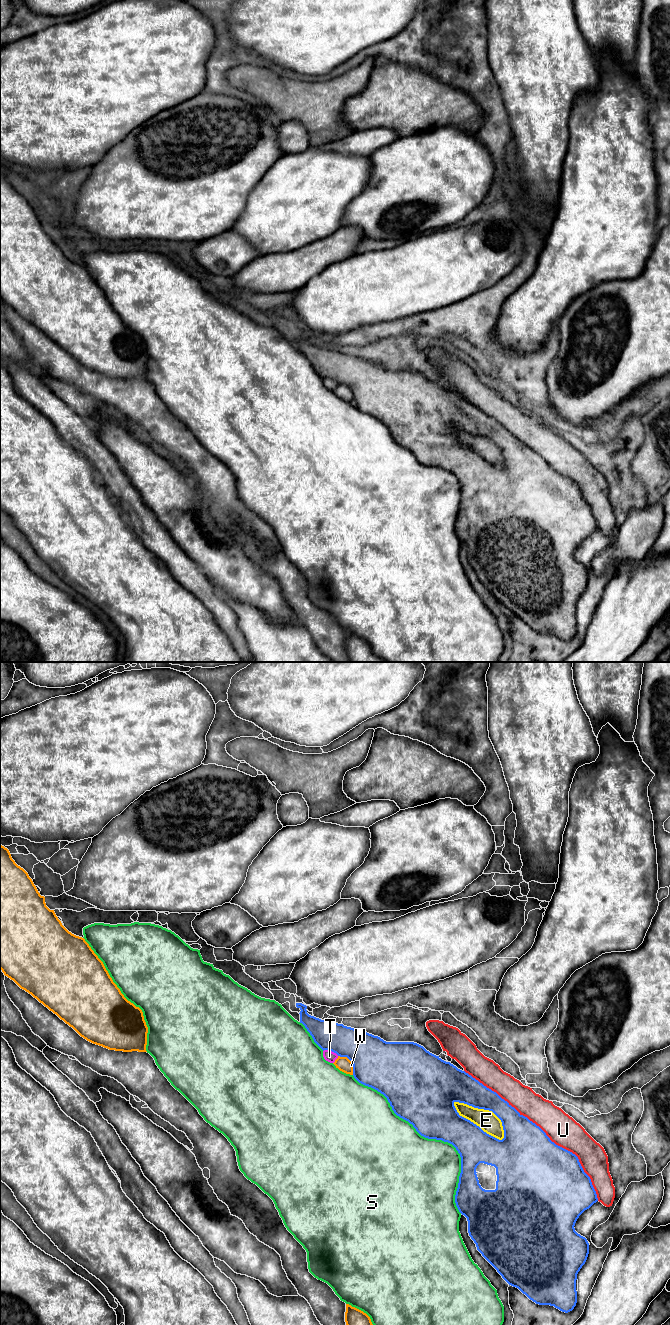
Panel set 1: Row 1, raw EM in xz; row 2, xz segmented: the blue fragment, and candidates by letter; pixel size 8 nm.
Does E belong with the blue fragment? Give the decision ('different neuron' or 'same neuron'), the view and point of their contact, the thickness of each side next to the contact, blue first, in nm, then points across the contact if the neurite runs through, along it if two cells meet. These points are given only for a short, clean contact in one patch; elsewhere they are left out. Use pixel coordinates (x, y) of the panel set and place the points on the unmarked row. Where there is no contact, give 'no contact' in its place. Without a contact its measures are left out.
different neuron | xz (475, 452) | 280/160 nm

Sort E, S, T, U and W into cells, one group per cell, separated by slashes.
E U / S / T / W

